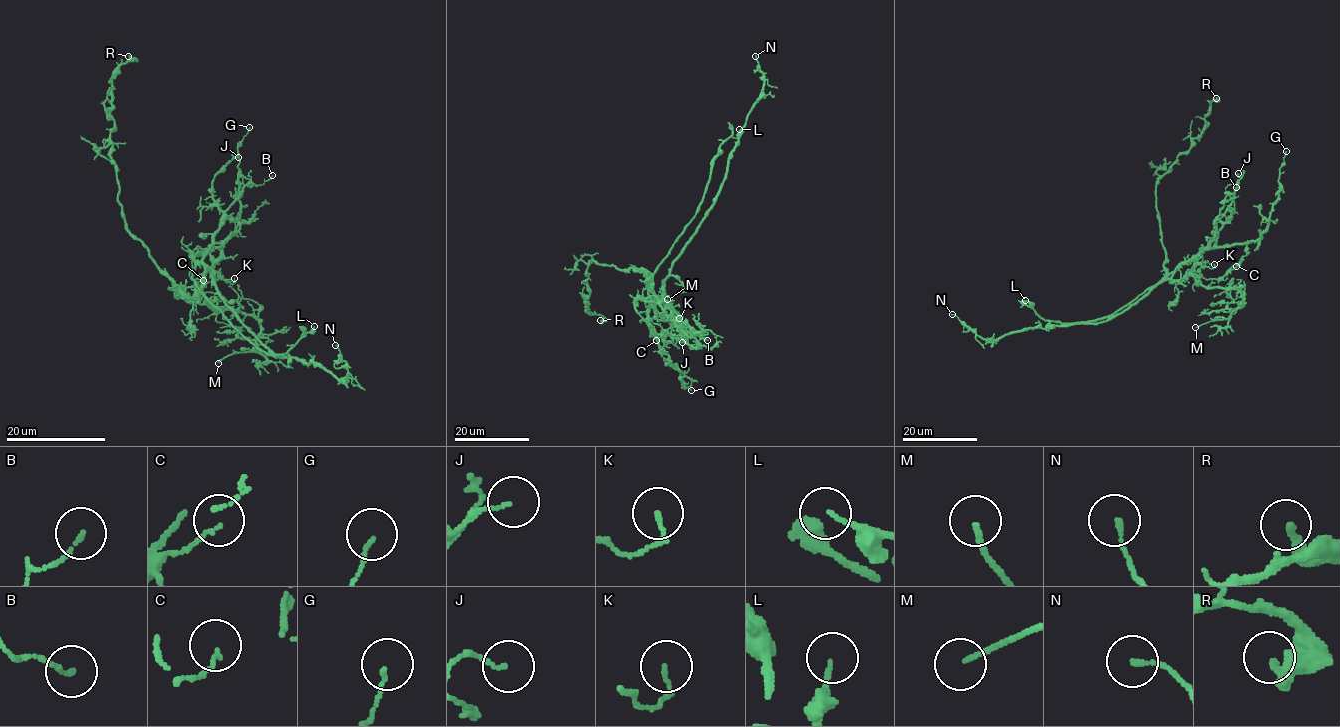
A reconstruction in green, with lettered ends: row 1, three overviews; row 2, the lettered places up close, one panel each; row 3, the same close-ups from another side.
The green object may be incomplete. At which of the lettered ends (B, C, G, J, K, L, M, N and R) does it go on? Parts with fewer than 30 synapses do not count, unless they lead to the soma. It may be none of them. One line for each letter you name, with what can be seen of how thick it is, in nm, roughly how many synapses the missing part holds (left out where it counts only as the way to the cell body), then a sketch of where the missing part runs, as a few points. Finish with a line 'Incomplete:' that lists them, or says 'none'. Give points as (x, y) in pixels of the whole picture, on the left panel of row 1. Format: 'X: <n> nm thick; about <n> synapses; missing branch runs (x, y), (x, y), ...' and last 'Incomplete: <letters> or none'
M: 140 nm thick; missing branch runs (218, 363), (207, 376), (188, 379), (184, 383)
Incomplete: M

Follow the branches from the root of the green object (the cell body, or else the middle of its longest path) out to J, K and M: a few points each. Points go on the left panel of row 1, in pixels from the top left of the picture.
J: (212, 275), (202, 257), (212, 243), (223, 215), (213, 198), (212, 182), (228, 162), (238, 157)
K: (212, 275), (214, 270), (231, 284), (234, 278)
M: (212, 275), (204, 274), (206, 300), (251, 315), (261, 329), (252, 350), (218, 363)

